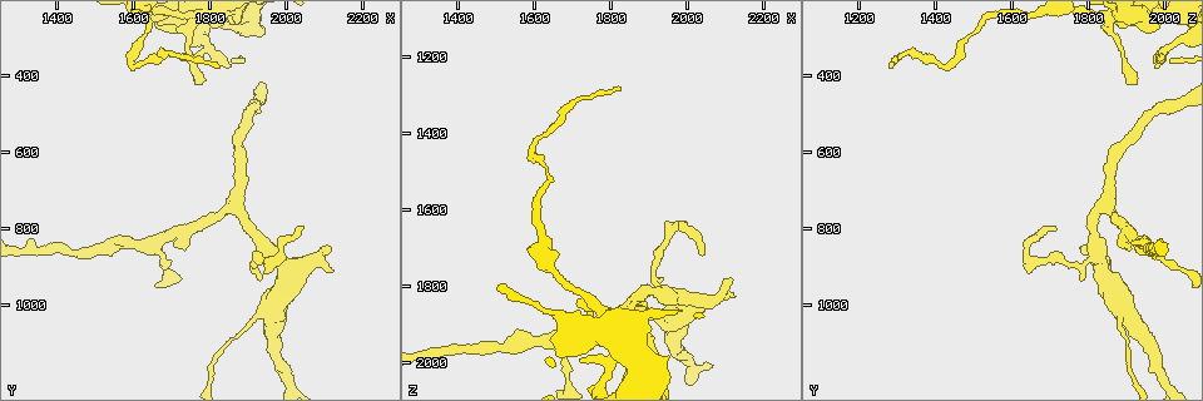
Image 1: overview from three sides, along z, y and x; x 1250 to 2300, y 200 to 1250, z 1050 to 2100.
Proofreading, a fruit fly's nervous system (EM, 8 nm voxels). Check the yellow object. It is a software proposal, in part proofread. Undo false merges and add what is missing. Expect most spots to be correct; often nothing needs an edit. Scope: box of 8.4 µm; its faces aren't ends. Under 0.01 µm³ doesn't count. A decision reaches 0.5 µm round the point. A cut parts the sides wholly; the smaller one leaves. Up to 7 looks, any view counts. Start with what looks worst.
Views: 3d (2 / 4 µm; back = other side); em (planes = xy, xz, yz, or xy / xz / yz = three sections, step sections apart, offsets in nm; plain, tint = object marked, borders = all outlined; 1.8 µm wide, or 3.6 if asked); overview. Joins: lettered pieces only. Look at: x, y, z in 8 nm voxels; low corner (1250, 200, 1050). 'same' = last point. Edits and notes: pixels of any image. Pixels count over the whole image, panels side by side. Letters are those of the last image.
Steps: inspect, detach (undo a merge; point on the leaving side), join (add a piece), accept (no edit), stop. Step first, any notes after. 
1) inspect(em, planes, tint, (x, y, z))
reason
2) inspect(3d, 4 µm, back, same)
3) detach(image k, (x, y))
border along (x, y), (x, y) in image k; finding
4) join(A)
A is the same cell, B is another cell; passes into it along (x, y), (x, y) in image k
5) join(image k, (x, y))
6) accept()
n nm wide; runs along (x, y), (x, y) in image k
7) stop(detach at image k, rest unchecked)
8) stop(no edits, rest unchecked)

inspect(3d, 2 µm, (1965, 1035, 1900))
three arms meet

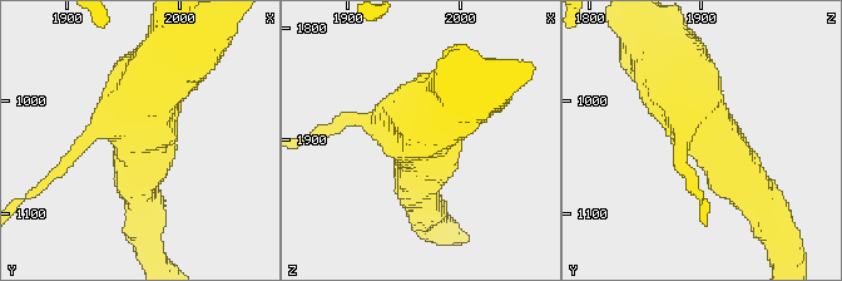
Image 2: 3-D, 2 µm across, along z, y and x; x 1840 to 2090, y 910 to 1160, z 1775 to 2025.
inspect(em, planes, borders, (1966, 1032, 1904))
3 arms

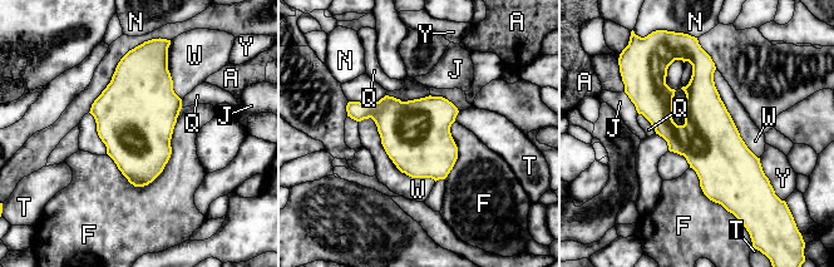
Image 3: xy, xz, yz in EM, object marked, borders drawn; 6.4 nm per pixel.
accept()
380 nm wide; A, F, J, N, Q, T, W and Y are other cells; border along (669, 149), (681, 154), (690, 167) in image 3; continuous, no second neuron

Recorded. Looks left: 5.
inspect(em, planes, borders, (2050, 795, 1715))
thin end

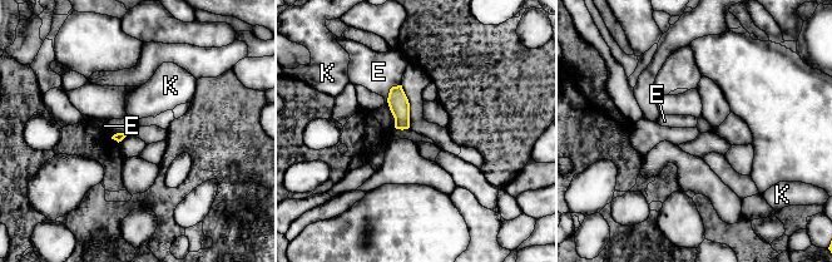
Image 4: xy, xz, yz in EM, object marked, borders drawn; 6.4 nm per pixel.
accept()
E and K are other cells; border along (401, 84), (387, 98), (395, 127) in image 4; none of them fits

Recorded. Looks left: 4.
inspect(em, planes, borders, (1820, 380, 1280))
long arm stops here

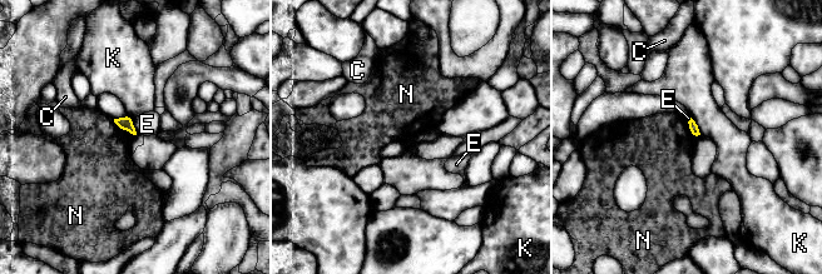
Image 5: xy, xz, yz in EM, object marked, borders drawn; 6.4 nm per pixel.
accept()
C, E, K and N are other cells; border along (113, 119), (120, 128), (134, 135) in image 5; none of them fits

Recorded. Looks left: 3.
stop(no edits, rest unchecked)

